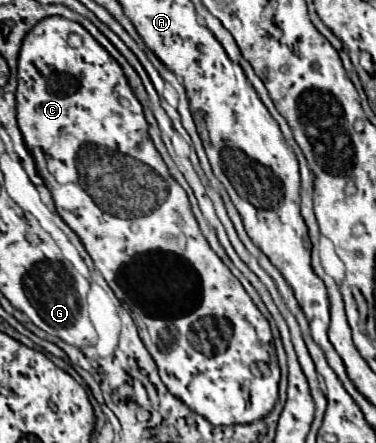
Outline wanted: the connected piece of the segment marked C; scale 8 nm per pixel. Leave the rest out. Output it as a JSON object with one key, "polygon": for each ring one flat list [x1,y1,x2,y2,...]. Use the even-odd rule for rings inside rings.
{"polygon":[[64,17,42,19,26,33,20,47,16,111,26,147,30,151,38,147,44,151,44,181,52,191,58,215,80,237,96,269,130,311,138,335,156,361,166,389,216,427,246,425,266,417,278,401,280,381,270,325,252,303,242,283,230,273,200,233,188,195,170,175,156,151,148,135,142,105,134,97,116,59,82,25],[124,183,132,187,124,189]]}

